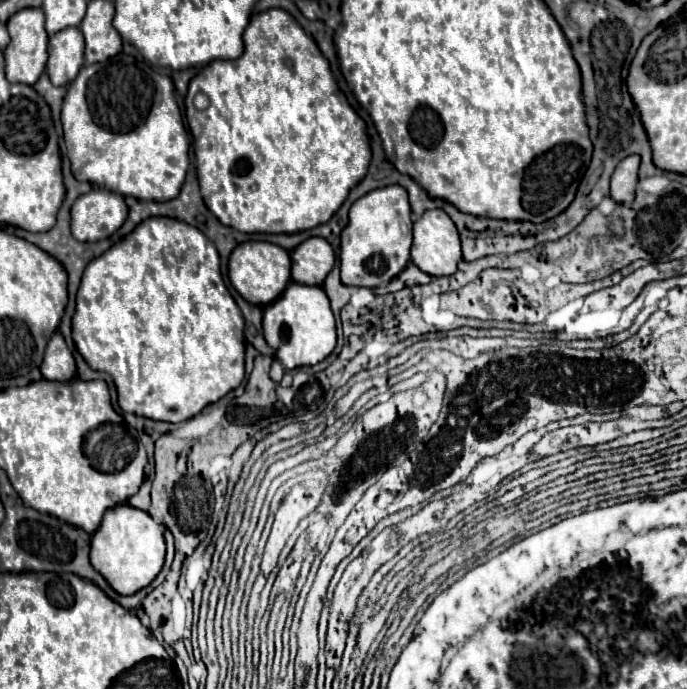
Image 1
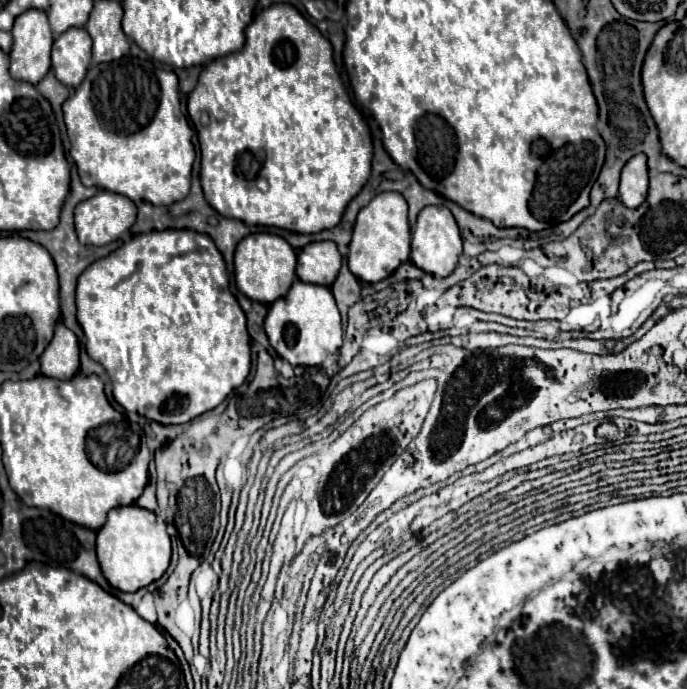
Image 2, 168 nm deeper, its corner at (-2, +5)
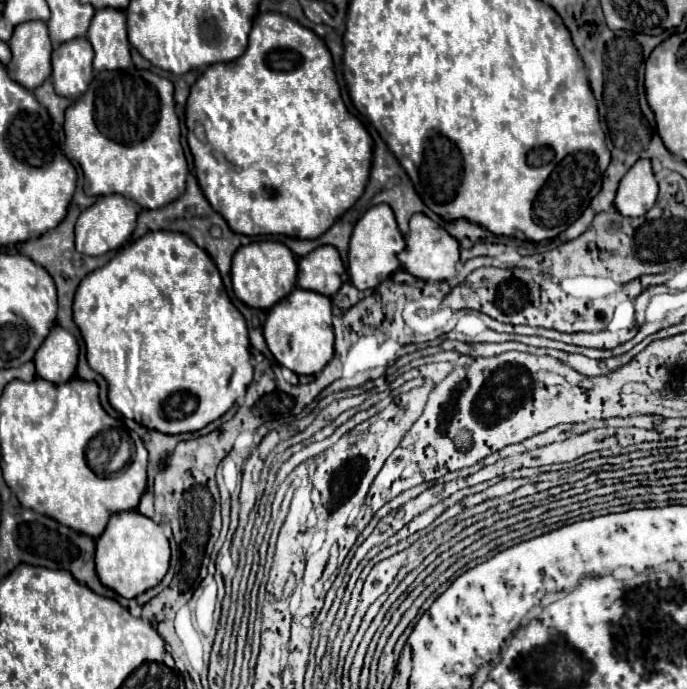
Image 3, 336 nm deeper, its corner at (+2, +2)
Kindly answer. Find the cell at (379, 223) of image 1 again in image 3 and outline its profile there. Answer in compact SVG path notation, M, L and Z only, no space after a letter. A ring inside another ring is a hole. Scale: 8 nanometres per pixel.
M374 205L364 213L364 217L356 223L350 239L350 251L348 251L348 273L350 281L358 289L374 289L380 281L384 281L388 275L400 269L398 253L404 249L404 237L396 225L394 211L390 205Z

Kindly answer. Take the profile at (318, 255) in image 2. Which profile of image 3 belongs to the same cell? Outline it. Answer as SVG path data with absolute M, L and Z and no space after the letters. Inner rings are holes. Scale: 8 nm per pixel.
M322 245L298 259L298 285L326 297L332 297L340 289L342 273L342 259L332 245Z

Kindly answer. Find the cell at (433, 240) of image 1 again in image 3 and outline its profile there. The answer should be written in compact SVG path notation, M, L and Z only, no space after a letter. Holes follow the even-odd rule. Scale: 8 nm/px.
M416 213L410 219L410 233L406 239L406 249L400 253L400 263L408 273L412 273L418 279L432 279L432 281L444 281L450 279L454 273L454 265L458 261L458 243L448 235L446 229L442 229L438 223L434 223L424 213Z

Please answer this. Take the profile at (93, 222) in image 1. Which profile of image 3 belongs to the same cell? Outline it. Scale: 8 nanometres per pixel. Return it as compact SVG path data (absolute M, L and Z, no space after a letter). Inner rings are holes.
M122 195L98 197L96 203L84 209L76 221L76 251L84 255L104 255L106 251L122 247L130 241L130 235L136 227L136 215L136 205Z

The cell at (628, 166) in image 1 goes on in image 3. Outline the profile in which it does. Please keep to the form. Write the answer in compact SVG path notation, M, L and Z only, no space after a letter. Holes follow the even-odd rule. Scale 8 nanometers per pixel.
M638 159L620 181L614 205L626 217L640 217L654 205L656 195L658 183L654 181L650 161Z

